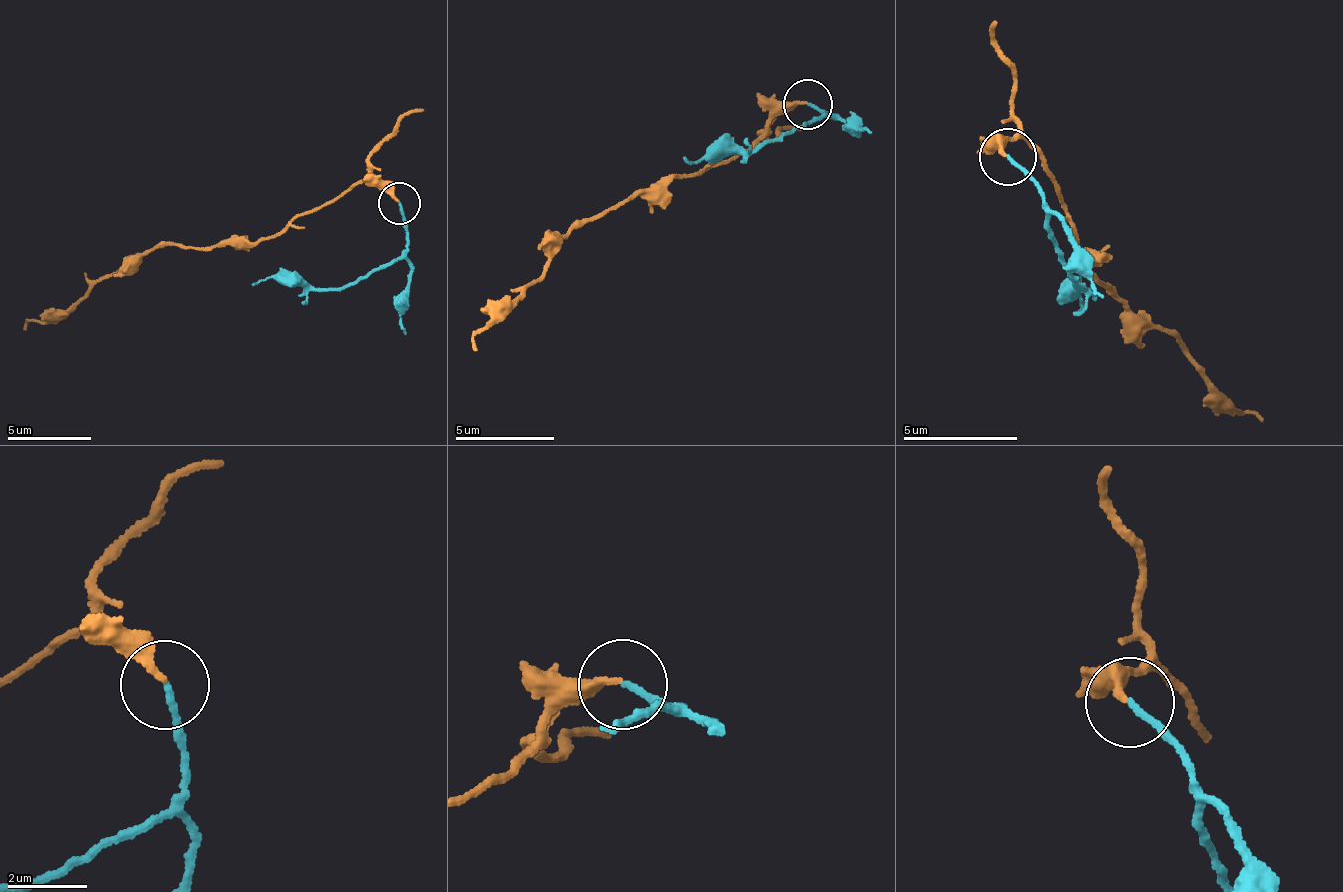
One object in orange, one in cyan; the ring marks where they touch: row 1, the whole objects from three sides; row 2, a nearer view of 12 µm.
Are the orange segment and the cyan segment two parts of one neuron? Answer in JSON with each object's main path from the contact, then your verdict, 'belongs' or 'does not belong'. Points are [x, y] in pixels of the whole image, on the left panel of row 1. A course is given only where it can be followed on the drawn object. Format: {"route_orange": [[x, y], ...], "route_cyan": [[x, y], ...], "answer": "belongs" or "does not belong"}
{"route_orange": [[398, 204], [386, 187], [354, 183], [279, 234], [157, 245], [71, 311], [30, 319], [22, 331]], "route_cyan": [[398, 204], [406, 231], [398, 258], [331, 289], [265, 279], [253, 285]], "answer": "belongs"}

